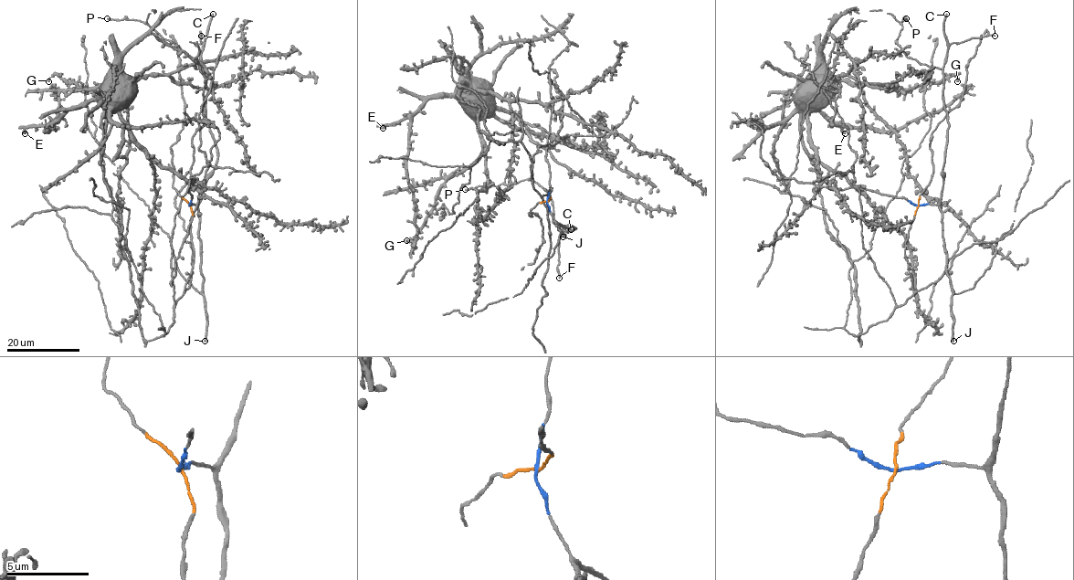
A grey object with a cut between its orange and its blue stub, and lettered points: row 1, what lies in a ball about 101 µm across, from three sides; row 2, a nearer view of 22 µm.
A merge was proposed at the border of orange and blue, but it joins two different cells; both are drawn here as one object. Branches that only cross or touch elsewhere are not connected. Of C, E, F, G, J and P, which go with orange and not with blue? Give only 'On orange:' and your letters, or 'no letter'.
On orange: E, G

